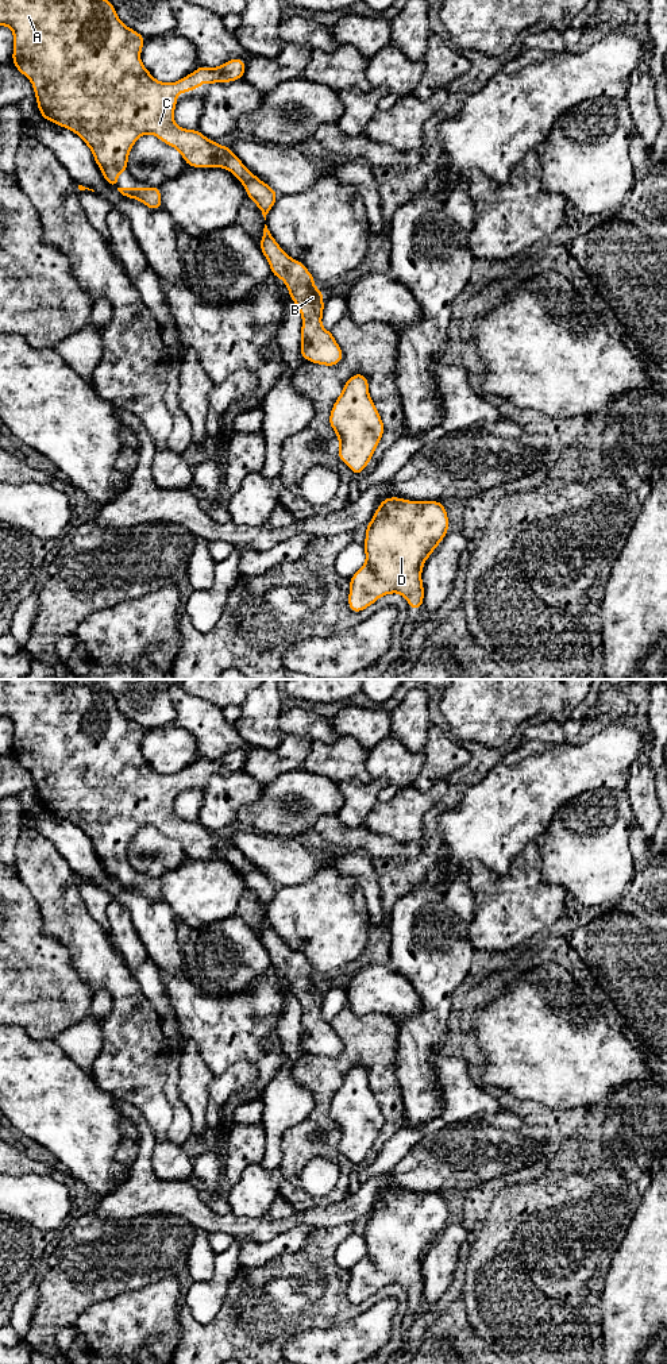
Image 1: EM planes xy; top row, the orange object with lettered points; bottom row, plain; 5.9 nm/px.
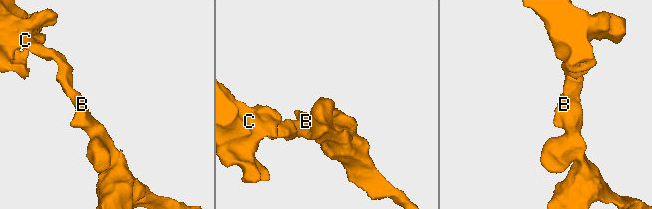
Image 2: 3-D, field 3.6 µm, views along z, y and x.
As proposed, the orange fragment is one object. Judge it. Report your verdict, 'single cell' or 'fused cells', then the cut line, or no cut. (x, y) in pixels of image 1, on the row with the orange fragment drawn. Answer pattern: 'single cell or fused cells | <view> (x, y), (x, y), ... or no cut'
single cell | no cut

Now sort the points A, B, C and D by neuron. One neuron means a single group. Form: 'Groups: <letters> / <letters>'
Groups: A B C D

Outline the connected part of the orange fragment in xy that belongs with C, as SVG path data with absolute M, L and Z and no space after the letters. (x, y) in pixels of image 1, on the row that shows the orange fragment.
M0 0L0 26L8 26L14 32L12 63L31 81L42 117L76 132L90 149L104 180L126 199L136 199L150 209L162 209L158 186L116 186L117 174L127 173L134 143L142 135L153 134L178 150L188 166L230 170L266 220L277 192L254 176L228 146L212 142L198 130L178 127L173 116L180 92L243 78L246 65L242 58L232 58L219 68L200 65L177 82L161 82L140 61L146 38L117 18L109 0Z

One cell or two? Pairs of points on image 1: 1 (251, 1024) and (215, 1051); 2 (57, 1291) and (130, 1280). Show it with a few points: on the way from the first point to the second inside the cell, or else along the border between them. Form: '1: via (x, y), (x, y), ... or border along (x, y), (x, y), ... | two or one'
1: via (242, 1024), (223, 1041) | one
2: via (74, 1280), (112, 1280) | one

